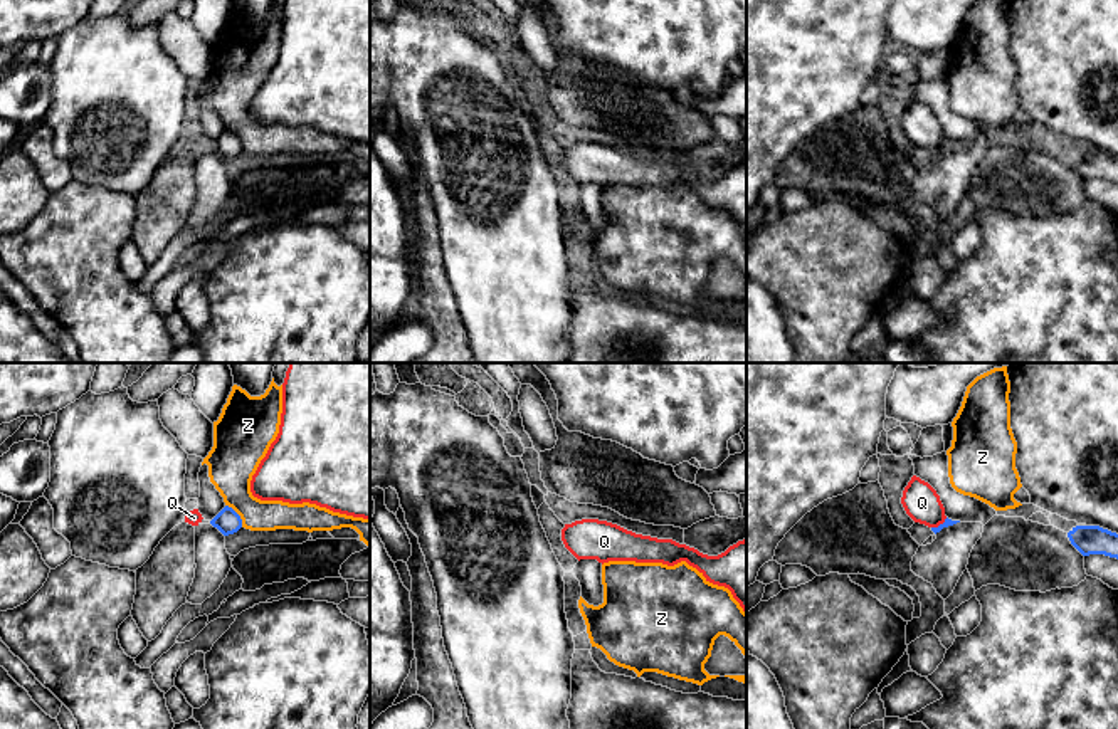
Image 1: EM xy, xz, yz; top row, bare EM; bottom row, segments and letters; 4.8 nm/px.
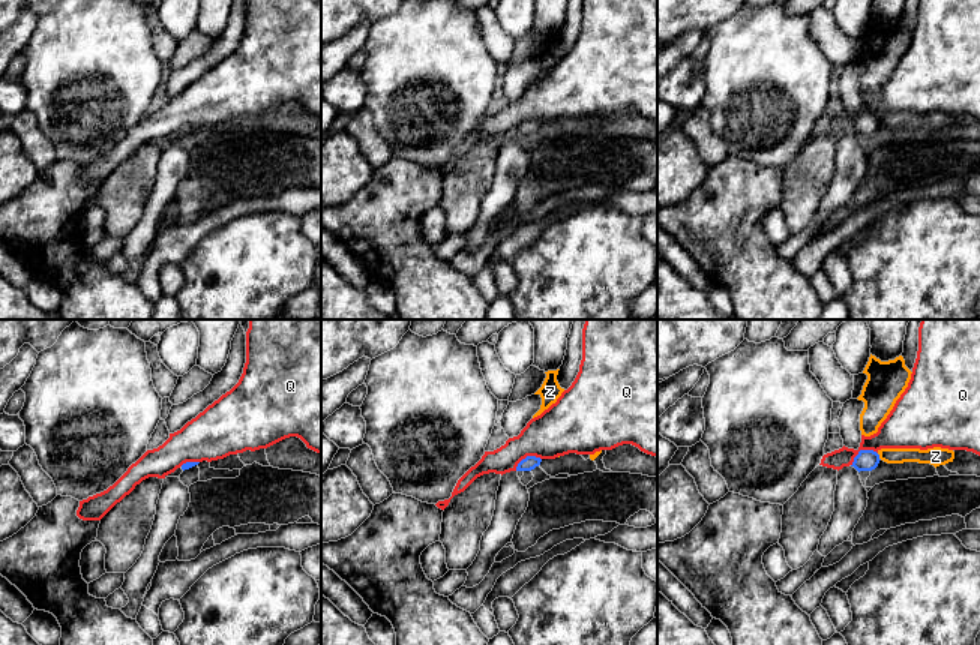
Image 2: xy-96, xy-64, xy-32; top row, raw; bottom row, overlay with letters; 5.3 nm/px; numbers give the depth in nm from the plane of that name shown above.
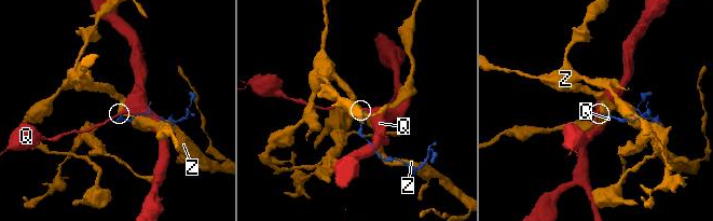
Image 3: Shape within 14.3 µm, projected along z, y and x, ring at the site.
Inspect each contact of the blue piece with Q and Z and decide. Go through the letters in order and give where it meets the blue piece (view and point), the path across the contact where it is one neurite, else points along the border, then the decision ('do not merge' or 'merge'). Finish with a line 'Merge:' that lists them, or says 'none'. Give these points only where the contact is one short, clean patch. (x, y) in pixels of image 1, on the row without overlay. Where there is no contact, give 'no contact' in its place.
Q: meets blue in yz at (940, 148); border along yz (947, 141), (932, 152); do not merge
Z: meets blue in xy at (237, 138); do not merge
Merge: none

